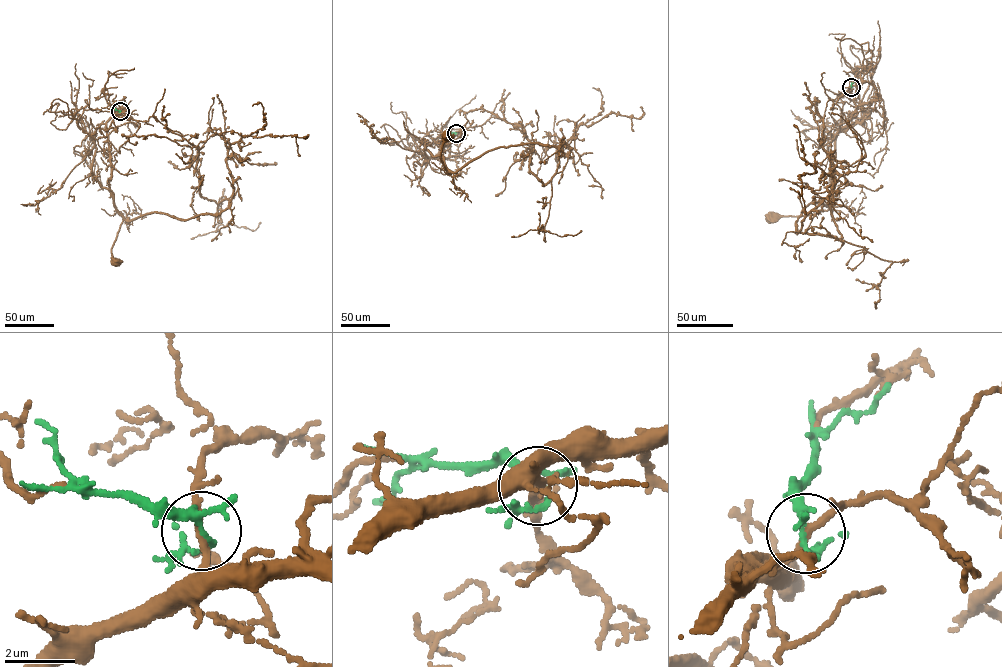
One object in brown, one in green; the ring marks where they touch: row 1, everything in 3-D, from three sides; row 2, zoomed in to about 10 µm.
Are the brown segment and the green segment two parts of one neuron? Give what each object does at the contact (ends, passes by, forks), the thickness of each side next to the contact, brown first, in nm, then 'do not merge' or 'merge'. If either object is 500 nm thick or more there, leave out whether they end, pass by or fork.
brown passes by; green forks there; 200 nm thick on the brown side, 160 nm on the other; do not merge

